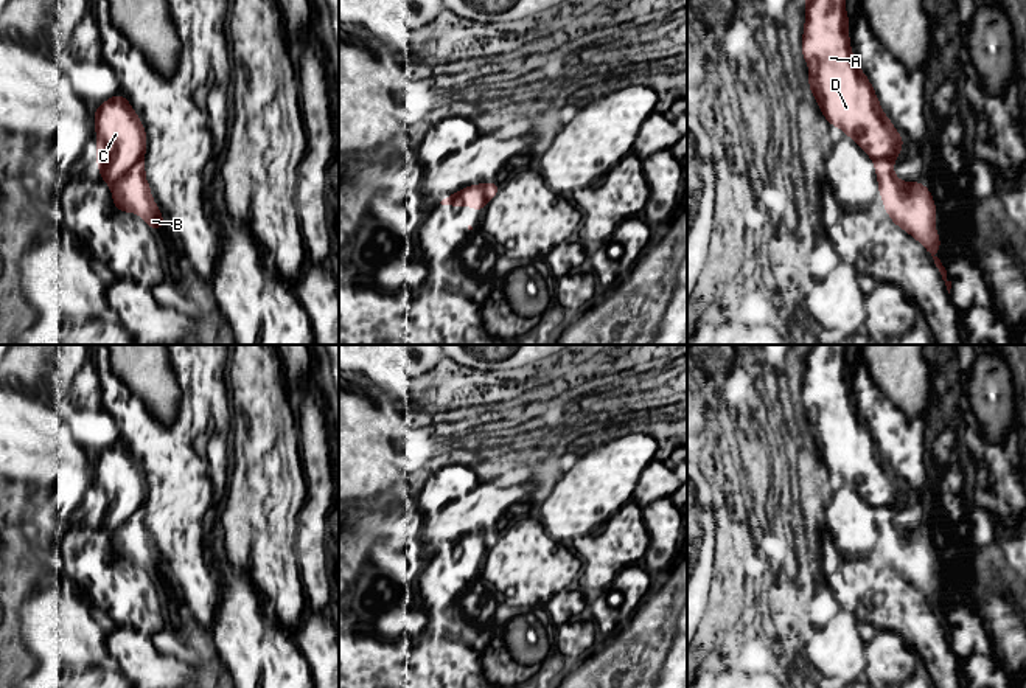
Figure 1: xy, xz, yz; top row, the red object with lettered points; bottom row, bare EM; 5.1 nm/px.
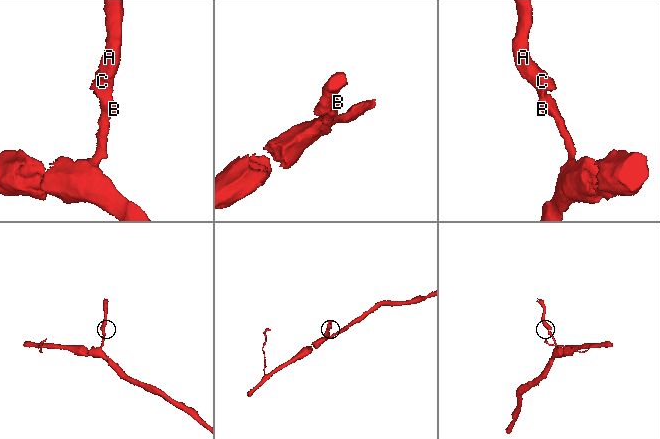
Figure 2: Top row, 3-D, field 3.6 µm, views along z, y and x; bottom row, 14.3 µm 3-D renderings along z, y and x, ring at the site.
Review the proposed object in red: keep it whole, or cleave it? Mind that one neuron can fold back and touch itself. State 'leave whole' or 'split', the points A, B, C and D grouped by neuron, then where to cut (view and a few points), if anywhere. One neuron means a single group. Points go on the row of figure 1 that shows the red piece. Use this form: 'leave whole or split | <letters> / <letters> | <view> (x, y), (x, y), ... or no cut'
split | A C D / B | xy (142, 157), (111, 187)

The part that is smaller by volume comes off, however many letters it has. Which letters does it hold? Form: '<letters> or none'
A, C, D

